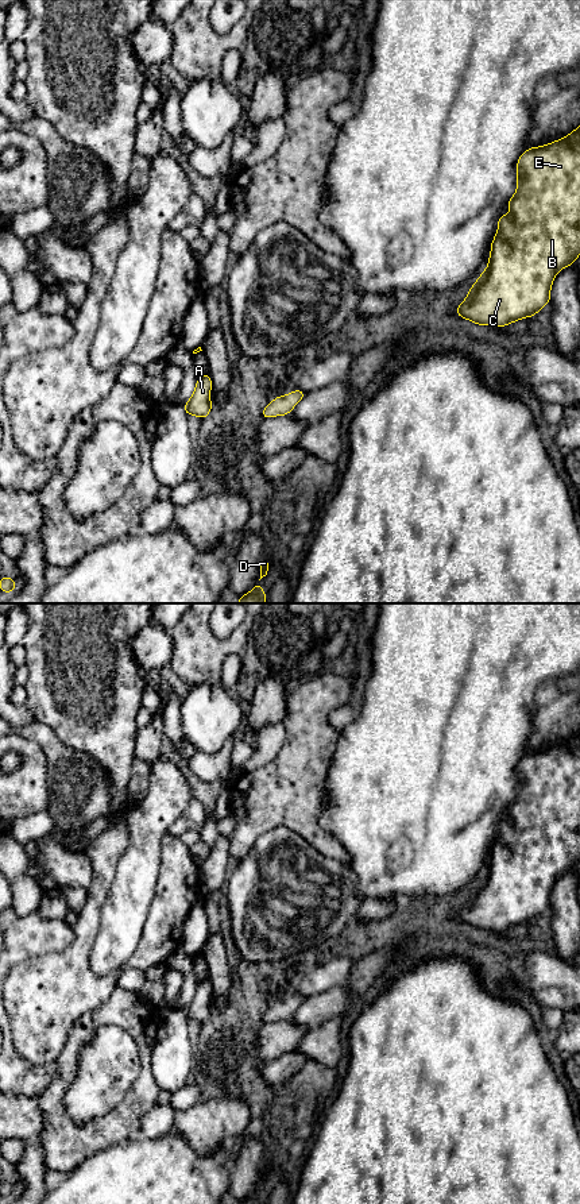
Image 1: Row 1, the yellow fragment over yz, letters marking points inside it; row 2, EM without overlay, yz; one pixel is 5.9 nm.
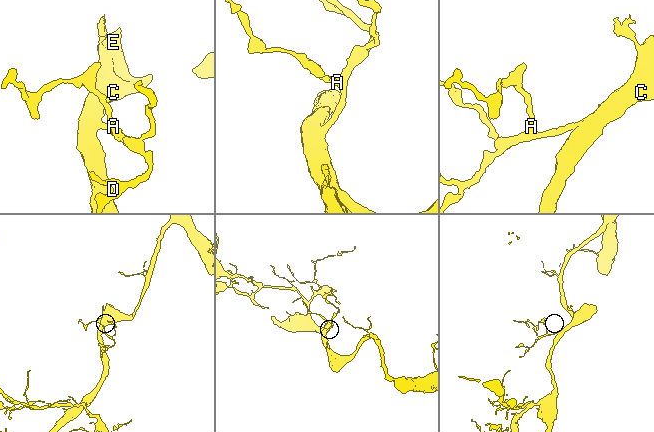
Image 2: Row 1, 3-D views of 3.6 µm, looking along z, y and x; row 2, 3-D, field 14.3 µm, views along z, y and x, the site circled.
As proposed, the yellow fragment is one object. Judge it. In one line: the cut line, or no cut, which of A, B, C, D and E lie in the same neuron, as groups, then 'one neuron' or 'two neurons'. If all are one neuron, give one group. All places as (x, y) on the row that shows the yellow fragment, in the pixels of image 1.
cut none; groups A B C D E; one neuron

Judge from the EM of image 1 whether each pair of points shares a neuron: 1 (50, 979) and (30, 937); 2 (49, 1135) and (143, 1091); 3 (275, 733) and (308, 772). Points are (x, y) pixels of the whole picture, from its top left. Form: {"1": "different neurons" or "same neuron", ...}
{"1": "different neurons", "2": "same neuron", "3": "different neurons"}

